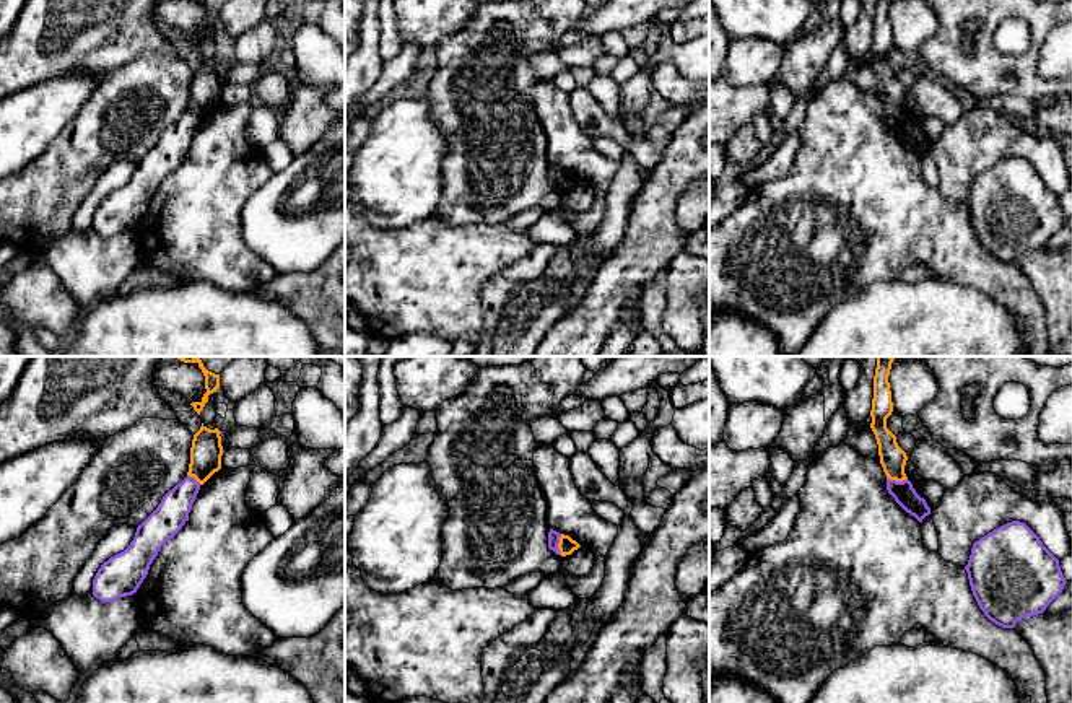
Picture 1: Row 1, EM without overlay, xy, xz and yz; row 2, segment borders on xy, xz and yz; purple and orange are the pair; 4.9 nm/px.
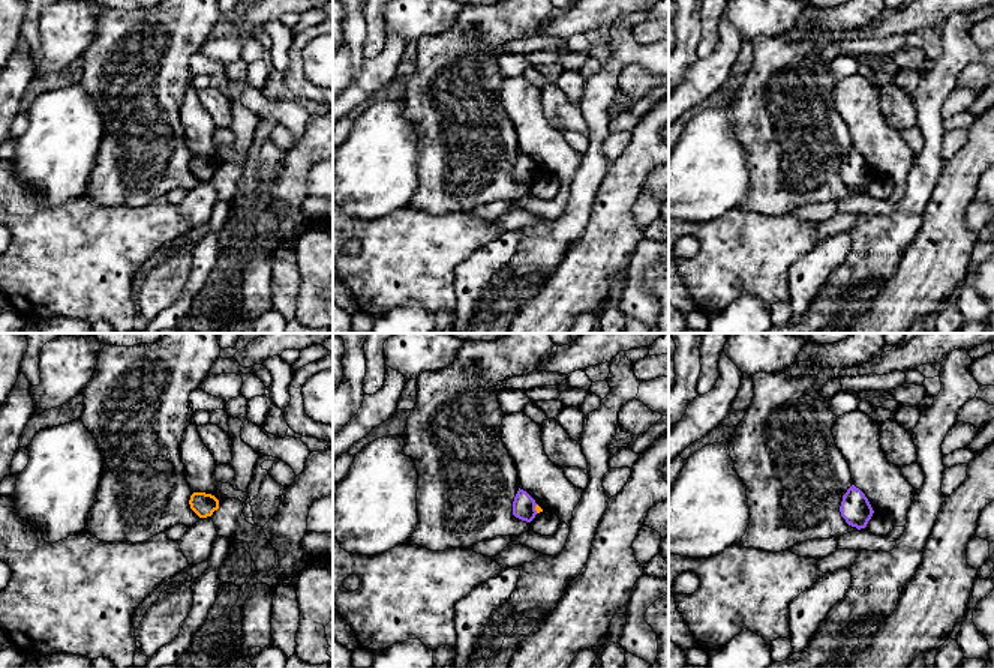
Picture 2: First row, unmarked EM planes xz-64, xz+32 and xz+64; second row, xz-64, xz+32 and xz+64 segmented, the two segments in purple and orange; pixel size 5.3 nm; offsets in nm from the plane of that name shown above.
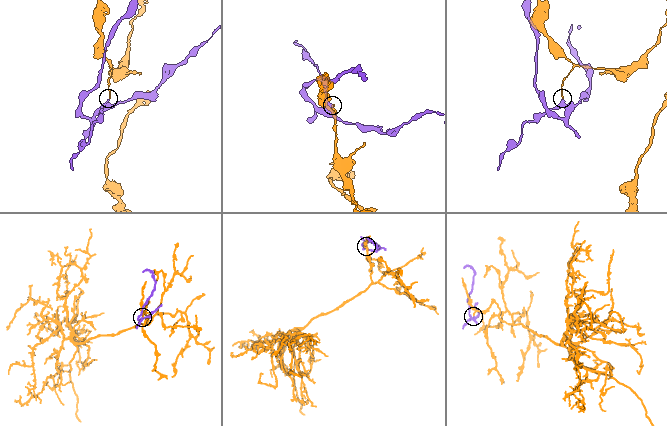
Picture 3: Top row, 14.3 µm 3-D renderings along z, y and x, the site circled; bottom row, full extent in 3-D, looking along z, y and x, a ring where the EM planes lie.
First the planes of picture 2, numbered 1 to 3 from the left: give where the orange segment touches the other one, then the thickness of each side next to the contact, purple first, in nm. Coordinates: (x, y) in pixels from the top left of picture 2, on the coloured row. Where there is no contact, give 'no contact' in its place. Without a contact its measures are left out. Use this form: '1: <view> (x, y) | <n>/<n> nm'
1: no contact
2: xz+32 (534, 509) | 130/40 nm
3: no contact

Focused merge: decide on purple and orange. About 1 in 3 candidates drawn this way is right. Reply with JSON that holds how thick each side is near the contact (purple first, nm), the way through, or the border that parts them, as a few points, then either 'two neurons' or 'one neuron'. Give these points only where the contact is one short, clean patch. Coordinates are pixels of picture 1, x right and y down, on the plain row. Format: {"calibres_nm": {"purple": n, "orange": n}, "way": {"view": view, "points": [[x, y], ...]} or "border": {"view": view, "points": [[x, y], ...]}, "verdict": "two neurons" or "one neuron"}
{"calibres_nm": {"purple": 60, "orange": 90}, "way": {"view": "xz", "points": [[553, 173], [558, 178], [566, 181]]}, "verdict": "one neuron"}

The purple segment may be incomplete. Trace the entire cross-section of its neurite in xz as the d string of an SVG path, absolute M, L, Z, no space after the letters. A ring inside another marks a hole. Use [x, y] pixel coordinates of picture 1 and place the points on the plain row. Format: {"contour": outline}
{"contour": "M553 164L548 168L548 184L556 190L566 192L577 186L581 181L569 171L560 169Z"}

